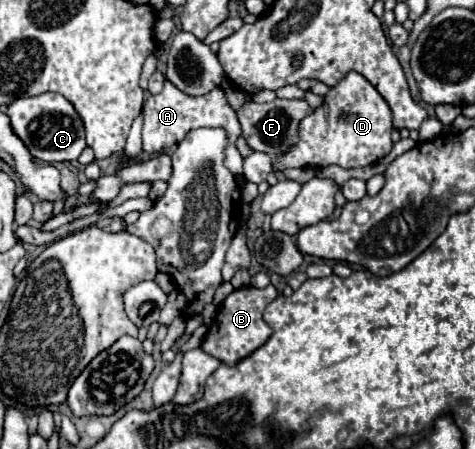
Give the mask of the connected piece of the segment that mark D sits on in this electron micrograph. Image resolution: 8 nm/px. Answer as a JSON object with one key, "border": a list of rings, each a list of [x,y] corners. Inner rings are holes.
{"border":[[[353,71],[325,95],[325,103],[313,115],[301,121],[299,143],[275,157],[273,171],[285,167],[327,167],[333,163],[345,169],[367,167],[393,149],[391,131],[391,109],[387,101],[363,75]]]}

